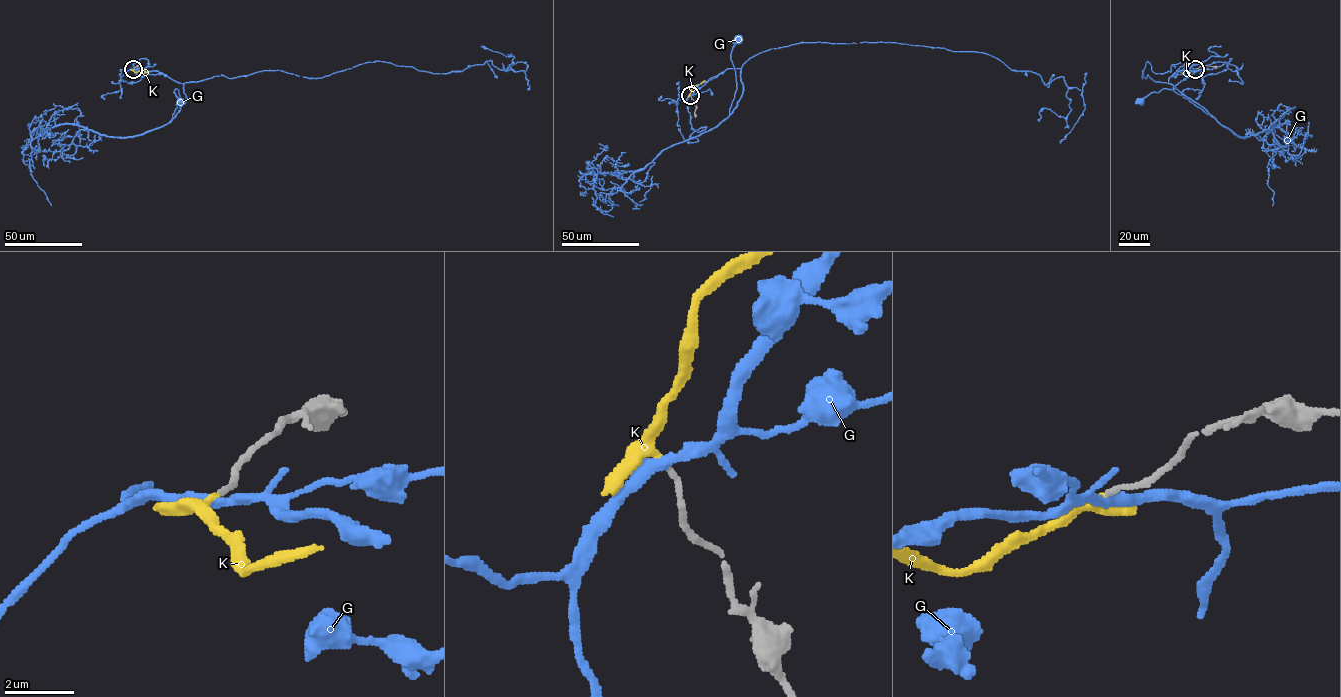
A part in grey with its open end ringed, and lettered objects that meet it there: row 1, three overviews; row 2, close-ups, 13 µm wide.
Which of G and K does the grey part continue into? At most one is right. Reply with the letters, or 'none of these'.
K

